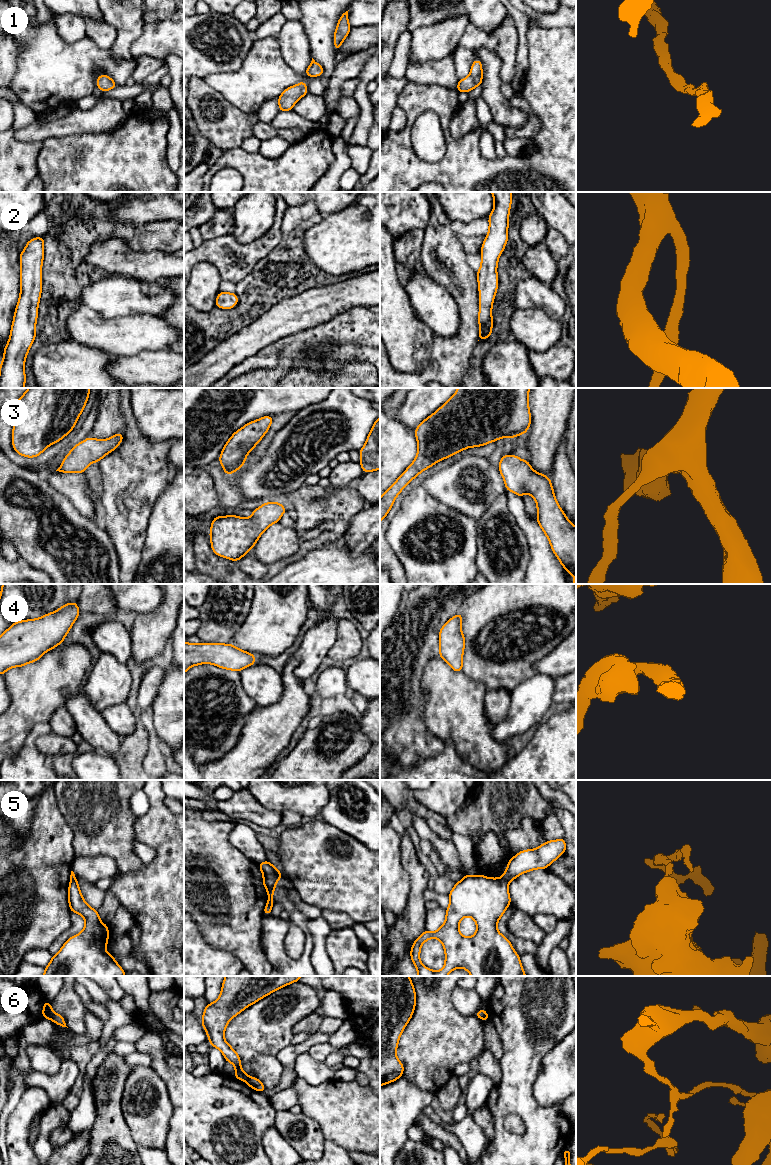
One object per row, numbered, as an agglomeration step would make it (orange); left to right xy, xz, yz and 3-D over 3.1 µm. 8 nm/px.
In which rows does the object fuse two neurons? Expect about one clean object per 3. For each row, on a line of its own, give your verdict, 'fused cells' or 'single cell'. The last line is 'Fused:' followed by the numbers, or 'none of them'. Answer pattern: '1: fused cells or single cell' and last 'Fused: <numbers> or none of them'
1: single cell
2: single cell
3: single cell
4: single cell
5: fused cells
6: fused cells
Fused: 5, 6

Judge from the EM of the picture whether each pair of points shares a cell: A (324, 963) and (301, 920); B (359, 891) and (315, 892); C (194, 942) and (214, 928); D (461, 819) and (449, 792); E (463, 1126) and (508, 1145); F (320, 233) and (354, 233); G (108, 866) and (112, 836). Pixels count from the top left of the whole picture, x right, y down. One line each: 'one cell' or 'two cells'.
A: two cells
B: one cell
C: two cells
D: two cells
E: two cells
F: one cell
G: two cells

